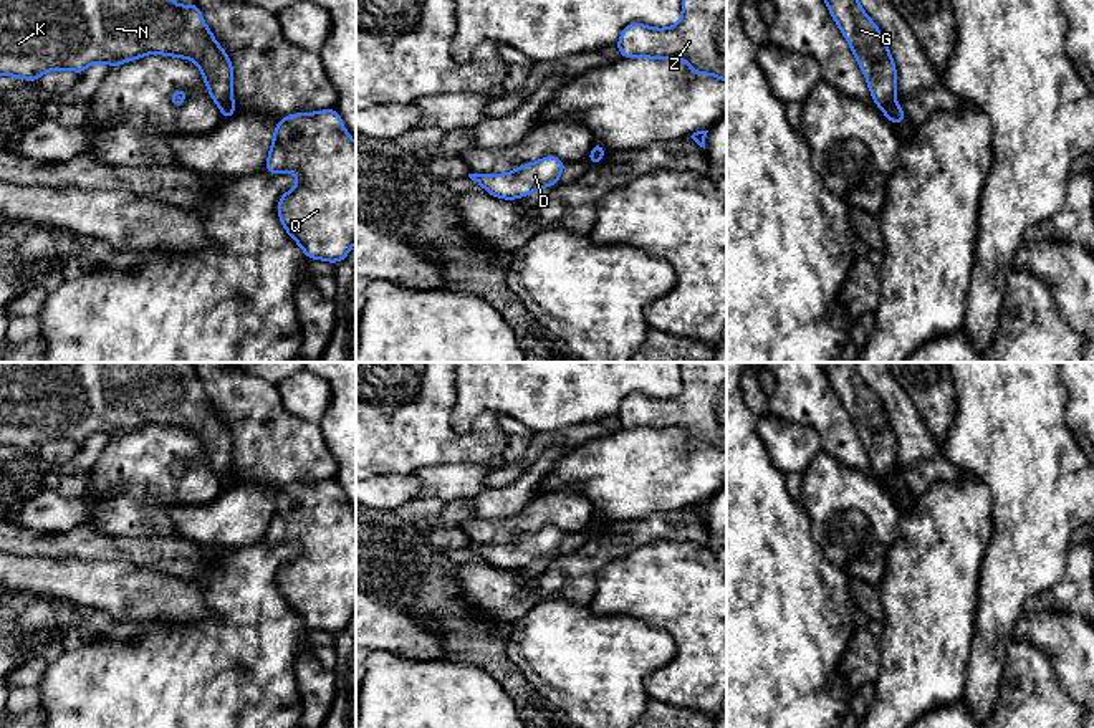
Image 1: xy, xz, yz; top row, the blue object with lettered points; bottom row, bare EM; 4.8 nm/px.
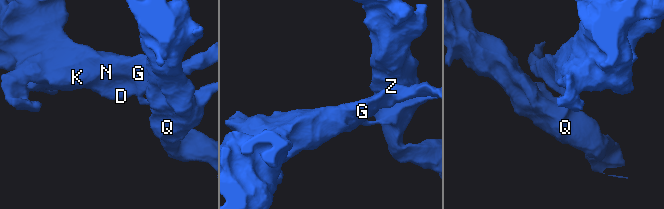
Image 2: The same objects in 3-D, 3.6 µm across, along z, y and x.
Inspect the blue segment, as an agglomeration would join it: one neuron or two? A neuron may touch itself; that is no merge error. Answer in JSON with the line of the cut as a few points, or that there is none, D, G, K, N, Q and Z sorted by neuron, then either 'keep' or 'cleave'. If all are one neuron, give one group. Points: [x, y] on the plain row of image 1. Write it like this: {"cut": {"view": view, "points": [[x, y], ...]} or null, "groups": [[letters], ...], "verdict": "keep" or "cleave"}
{"cut": {"view": "xy", "points": [[232, 475], [220, 477]]}, "groups": [["D", "G", "K", "N"], ["Q", "Z"]], "verdict": "cleave"}

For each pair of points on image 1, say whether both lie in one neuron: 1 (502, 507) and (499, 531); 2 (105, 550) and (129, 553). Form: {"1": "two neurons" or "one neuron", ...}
{"1": "two neurons", "2": "one neuron"}

